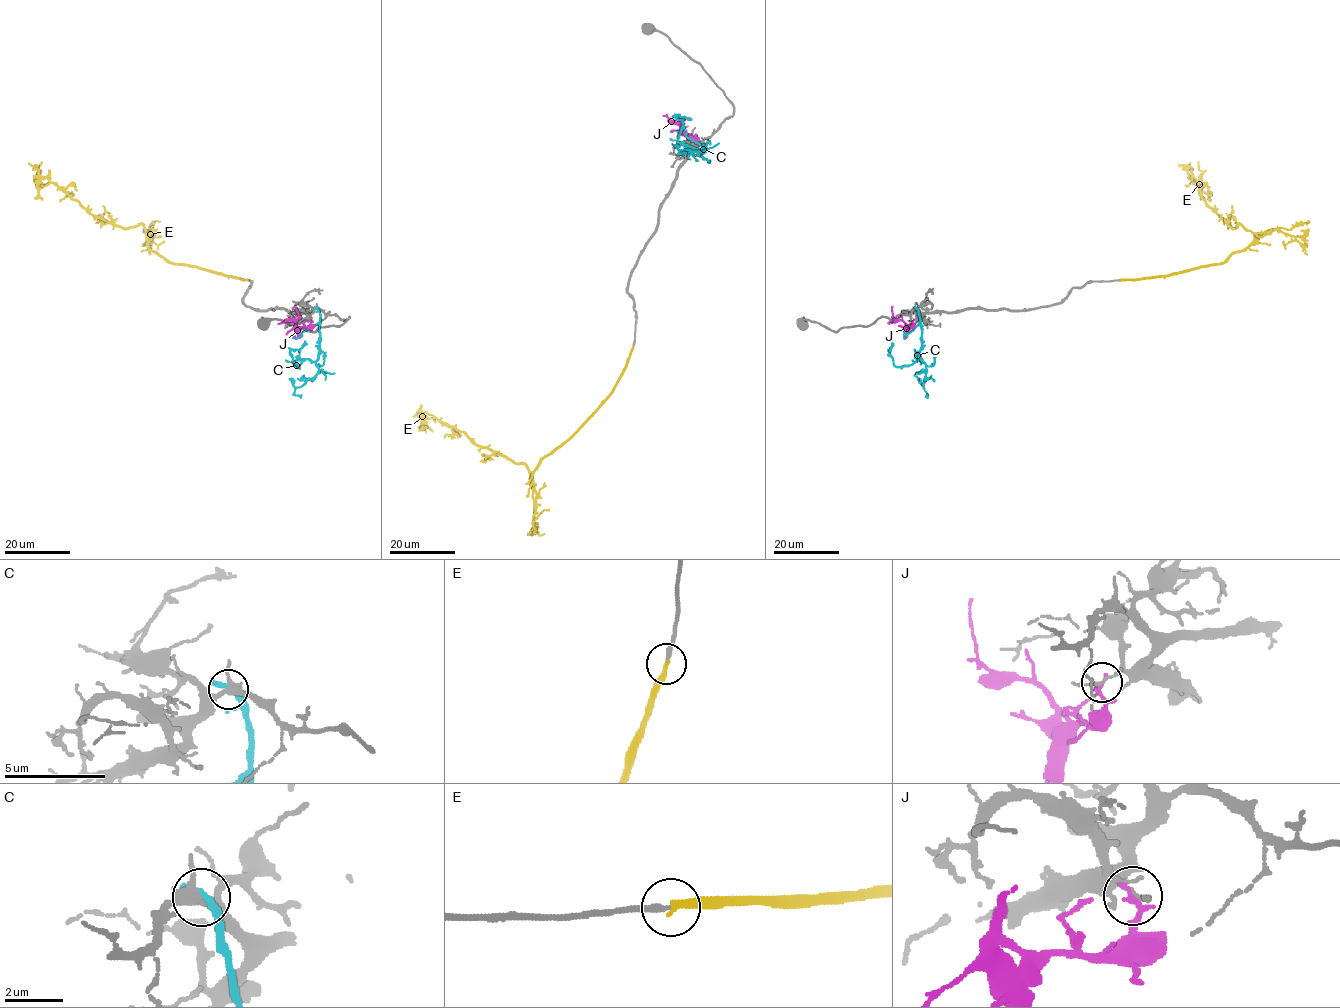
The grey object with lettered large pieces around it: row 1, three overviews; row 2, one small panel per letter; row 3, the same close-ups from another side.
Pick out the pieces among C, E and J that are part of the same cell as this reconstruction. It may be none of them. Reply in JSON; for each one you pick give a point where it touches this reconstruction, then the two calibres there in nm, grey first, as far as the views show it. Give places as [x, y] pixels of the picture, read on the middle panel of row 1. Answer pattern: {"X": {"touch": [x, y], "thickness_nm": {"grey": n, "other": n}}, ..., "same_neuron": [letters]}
{"same_neuron": []}

